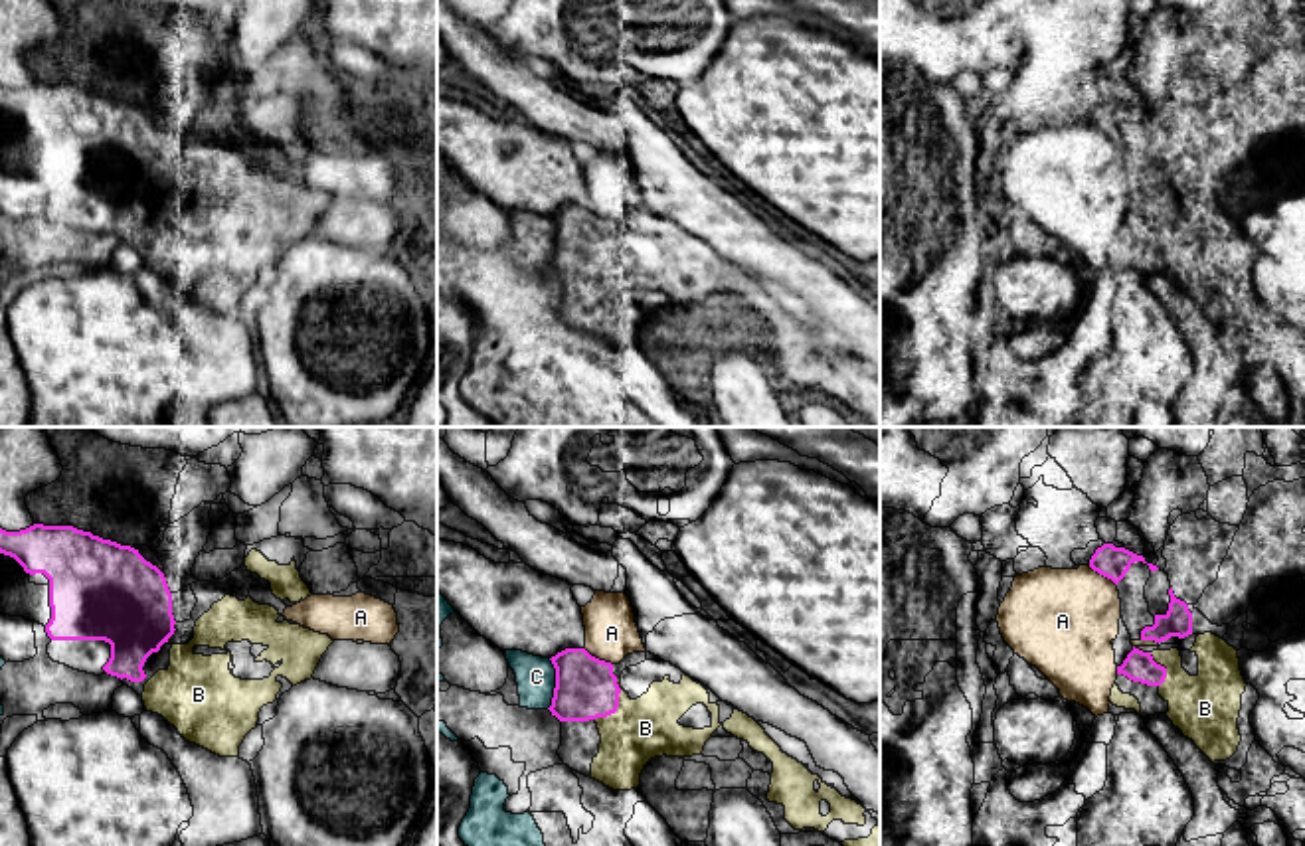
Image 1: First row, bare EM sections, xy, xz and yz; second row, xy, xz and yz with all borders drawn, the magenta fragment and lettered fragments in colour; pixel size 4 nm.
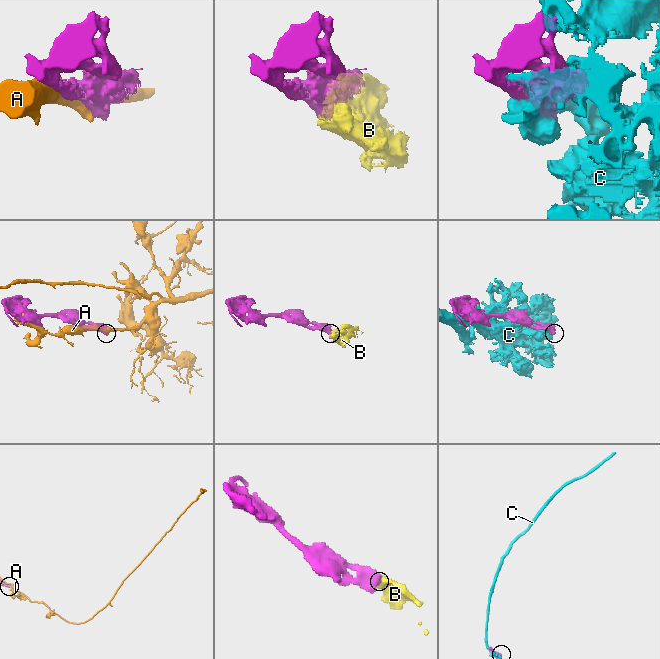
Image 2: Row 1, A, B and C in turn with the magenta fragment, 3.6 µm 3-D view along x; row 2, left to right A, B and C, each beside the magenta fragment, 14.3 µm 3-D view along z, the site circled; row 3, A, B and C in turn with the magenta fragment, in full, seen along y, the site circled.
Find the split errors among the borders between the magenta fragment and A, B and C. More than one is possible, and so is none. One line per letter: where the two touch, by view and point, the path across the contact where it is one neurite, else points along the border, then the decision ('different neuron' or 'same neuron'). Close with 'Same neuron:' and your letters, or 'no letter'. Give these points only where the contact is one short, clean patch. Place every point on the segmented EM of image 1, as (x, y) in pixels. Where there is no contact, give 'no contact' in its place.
A: meets magenta in xz at (598, 659); different neuron
B: meets magenta in xz at (617, 704); runs through xz (586, 688), (606, 702), (617, 704), (645, 728); same neuron
C: meets magenta in xz at (556, 684); different neuron
Same neuron: B

